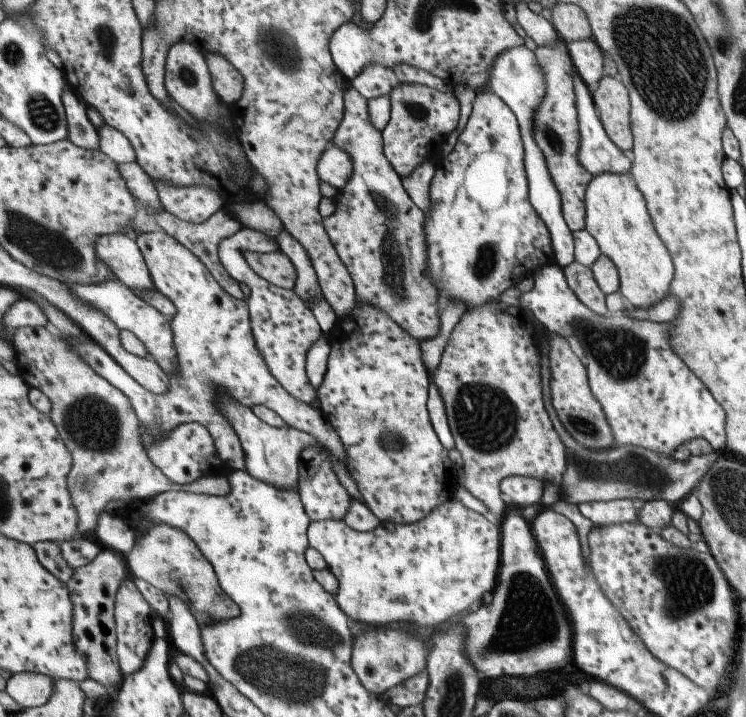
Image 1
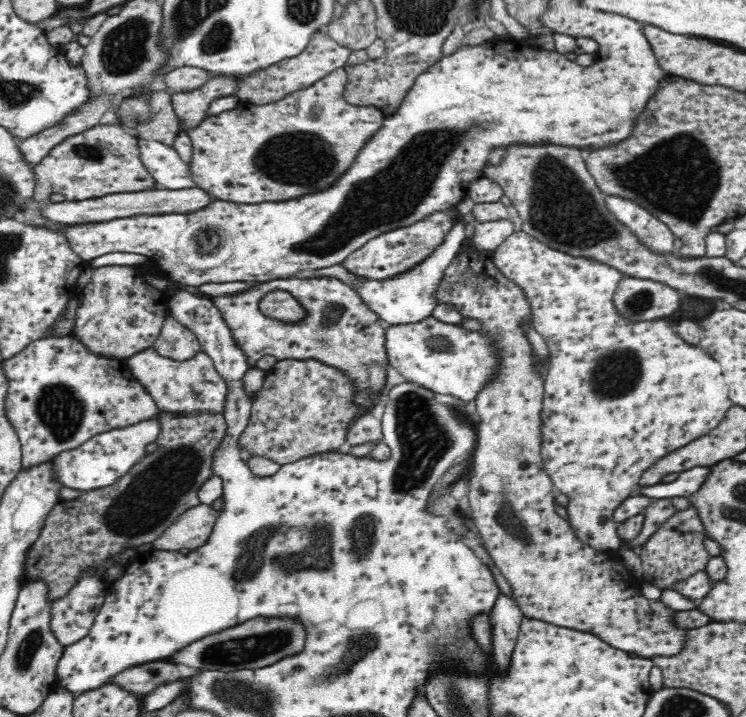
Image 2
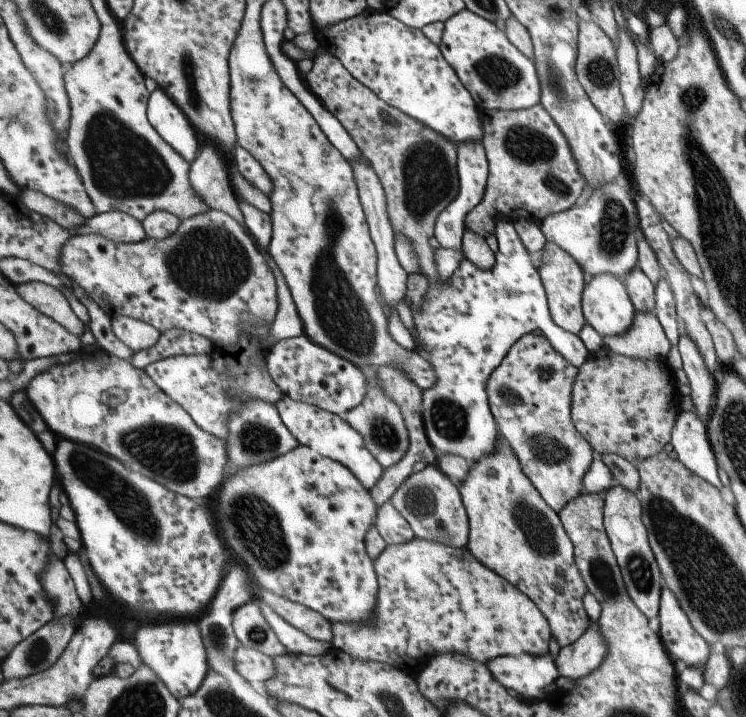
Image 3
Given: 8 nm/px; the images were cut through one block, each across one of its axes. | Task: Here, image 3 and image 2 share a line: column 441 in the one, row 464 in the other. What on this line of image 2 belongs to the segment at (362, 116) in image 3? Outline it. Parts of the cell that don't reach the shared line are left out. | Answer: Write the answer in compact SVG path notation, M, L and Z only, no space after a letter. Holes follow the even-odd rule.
M279 360L264 374L263 388L251 395L248 424L236 440L236 447L242 454L262 457L282 466L314 453L383 442L378 412L392 386L388 384L388 376L385 376L385 388L368 394L370 404L361 406L355 402L360 389L347 372L320 360ZM161 411L158 414L160 432L156 436L158 450L147 453L136 460L136 464L114 484L93 491L84 491L80 498L75 500L59 499L50 512L46 514L43 528L38 538L26 550L22 562L23 586L34 581L42 581L46 585L46 597L56 600L64 596L78 580L80 572L86 566L102 564L108 556L118 554L126 548L136 548L142 544L154 542L164 530L168 529L182 512L192 506L198 506L200 487L214 476L213 462L215 452L221 447L227 435L227 422L222 412L194 412L185 414L180 412Z

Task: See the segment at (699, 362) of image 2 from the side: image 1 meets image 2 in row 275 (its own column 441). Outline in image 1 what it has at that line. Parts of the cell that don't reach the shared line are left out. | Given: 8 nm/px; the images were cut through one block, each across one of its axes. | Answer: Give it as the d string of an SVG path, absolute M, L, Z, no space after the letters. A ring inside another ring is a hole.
M457 496L437 506L425 519L417 523L383 521L378 528L367 533L353 531L344 521L339 520L312 522L308 529L308 540L310 541L310 546L325 558L329 571L335 574L335 577L339 580L340 590L338 591L336 600L341 610L350 619L351 625L360 623L363 625L377 626L401 623L405 625L416 625L421 629L435 629L436 627L443 626L445 622L451 621L453 616L457 616L457 614L465 612L469 606L473 606L473 602L483 600L485 594L492 594L494 592L502 566L503 531L501 530L501 526L495 524L493 518L470 510Z

